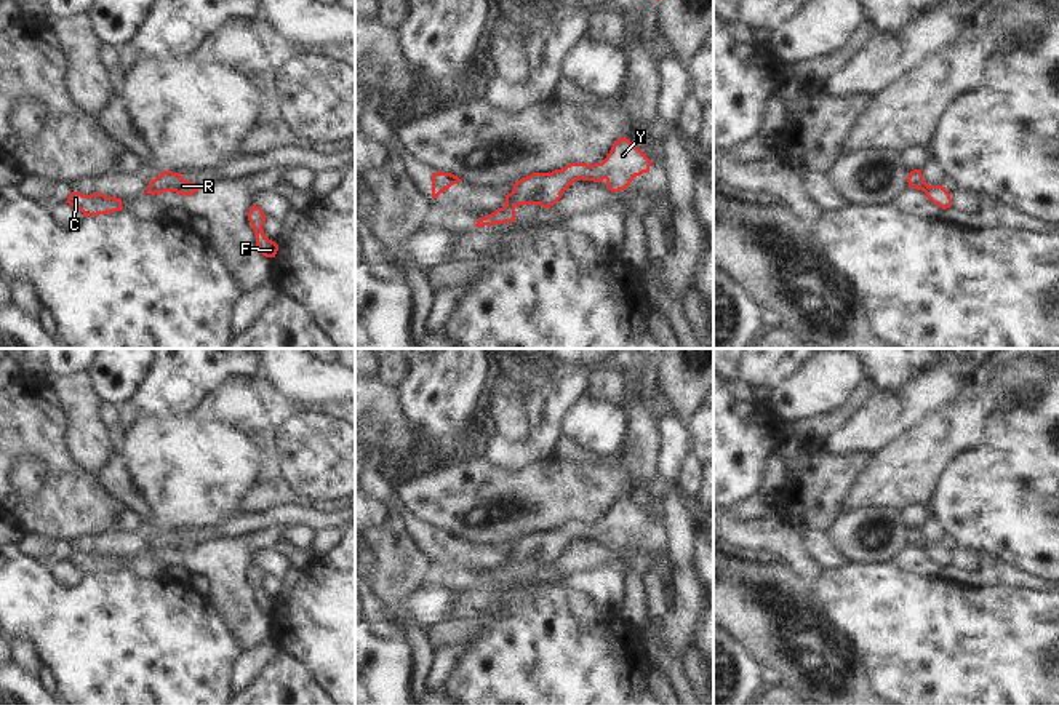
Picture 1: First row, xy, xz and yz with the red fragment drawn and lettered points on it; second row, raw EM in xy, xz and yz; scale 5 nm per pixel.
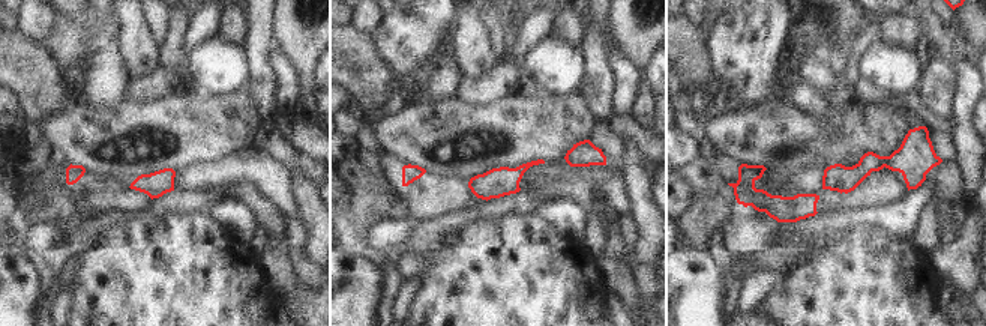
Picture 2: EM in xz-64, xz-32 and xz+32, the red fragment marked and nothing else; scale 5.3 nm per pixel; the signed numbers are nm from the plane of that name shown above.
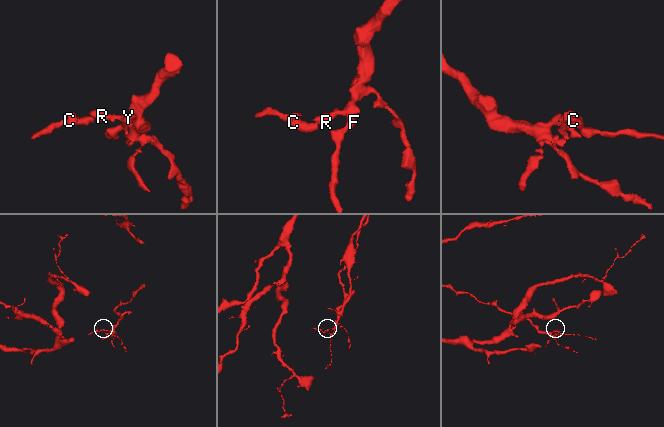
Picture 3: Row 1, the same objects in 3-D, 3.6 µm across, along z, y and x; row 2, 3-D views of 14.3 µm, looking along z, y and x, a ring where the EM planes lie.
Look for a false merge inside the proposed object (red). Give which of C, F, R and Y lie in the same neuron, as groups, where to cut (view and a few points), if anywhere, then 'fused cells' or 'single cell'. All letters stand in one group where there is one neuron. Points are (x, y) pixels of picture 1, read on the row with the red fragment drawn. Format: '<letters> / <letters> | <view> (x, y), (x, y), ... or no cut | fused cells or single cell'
C / F R Y | xz (506, 200), (515, 205) | fused cells

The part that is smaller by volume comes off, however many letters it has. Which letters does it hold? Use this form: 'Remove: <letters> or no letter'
Remove: C

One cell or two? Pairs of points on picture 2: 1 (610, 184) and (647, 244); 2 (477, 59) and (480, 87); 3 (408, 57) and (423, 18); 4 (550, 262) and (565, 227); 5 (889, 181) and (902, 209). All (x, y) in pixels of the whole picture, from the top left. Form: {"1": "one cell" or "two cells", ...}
{"1": "two cells", "2": "two cells", "3": "one cell", "4": "two cells", "5": "two cells"}

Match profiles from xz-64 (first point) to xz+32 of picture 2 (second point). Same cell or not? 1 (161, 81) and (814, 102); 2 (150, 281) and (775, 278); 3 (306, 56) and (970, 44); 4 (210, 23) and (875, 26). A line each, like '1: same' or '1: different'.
1: same
2: different
3: same
4: same

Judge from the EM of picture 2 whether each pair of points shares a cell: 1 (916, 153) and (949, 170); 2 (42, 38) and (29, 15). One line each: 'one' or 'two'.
1: one
2: one

